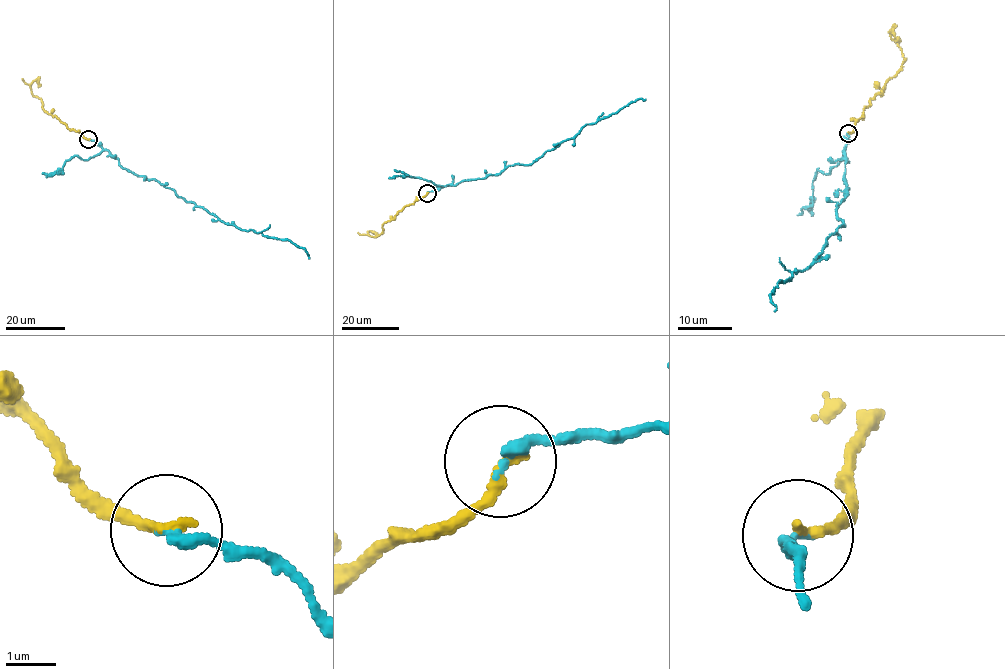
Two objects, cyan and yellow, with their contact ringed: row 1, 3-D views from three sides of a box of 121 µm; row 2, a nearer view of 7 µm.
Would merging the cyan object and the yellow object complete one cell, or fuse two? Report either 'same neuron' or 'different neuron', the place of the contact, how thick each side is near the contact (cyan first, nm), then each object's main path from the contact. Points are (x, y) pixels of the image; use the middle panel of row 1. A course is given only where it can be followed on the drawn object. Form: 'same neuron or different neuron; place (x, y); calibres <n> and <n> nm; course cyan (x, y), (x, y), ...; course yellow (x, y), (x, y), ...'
same neuron; place (427, 193); calibres 240 and 240 nm; course cyan (427, 193), (498, 174), (512, 165), (531, 164), (547, 151), (572, 139), (586, 125), (638, 99), (645, 99); course yellow (427, 193), (383, 224), (382, 232), (376, 236), (368, 234), (369, 231), (375, 234)

